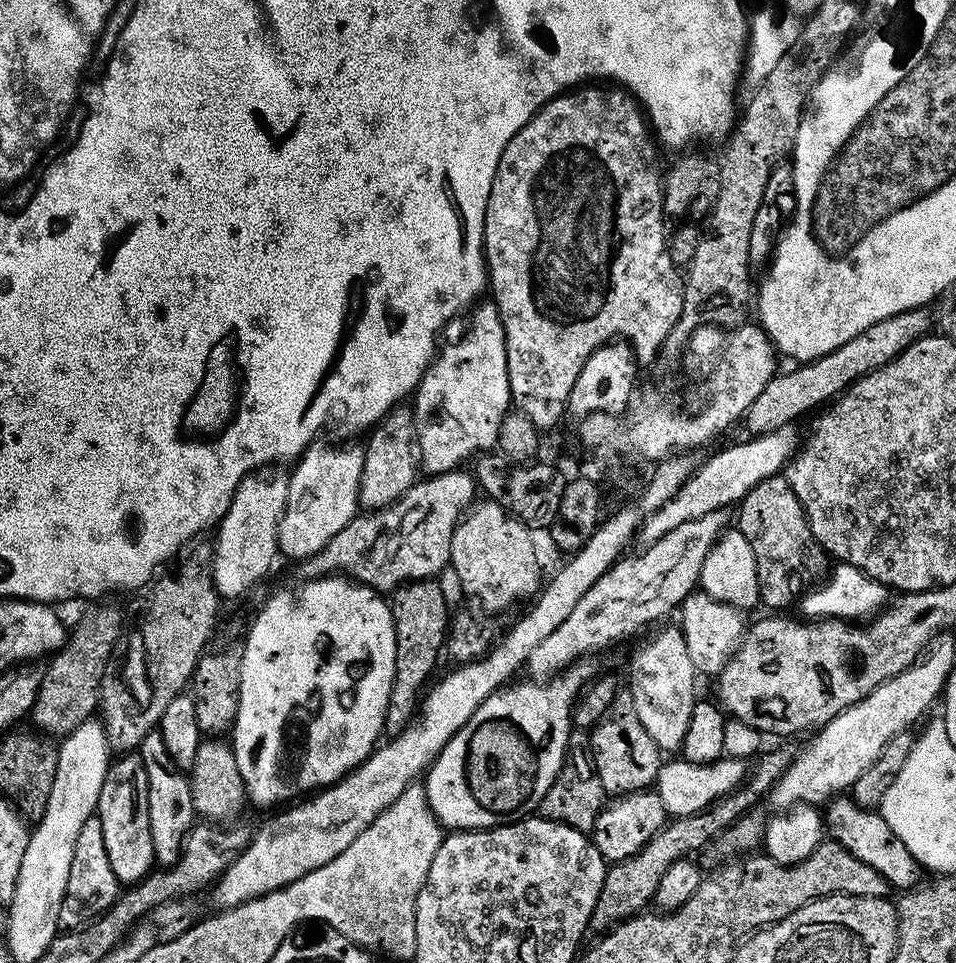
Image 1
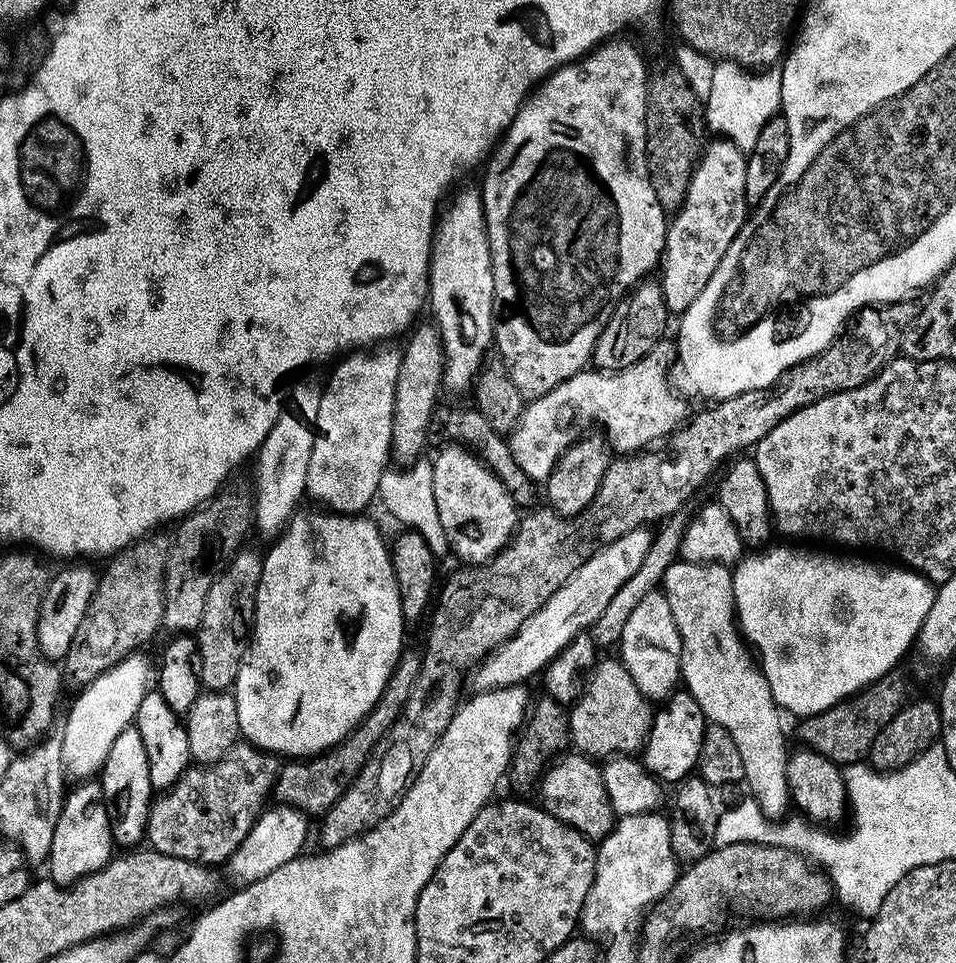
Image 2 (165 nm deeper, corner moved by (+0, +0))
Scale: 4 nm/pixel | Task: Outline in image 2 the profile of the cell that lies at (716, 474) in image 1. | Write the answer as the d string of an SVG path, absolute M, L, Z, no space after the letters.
M647 527L630 530L602 550L598 550L550 598L537 612L530 614L526 622L506 643L499 644L485 660L481 660L471 677L475 691L491 692L494 688L511 688L528 682L532 675L543 673L551 660L585 630L591 629L593 622L610 606L610 598L622 590L622 582L642 566L646 550L650 550L653 533Z

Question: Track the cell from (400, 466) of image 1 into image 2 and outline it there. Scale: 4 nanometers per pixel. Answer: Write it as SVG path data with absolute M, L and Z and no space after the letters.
M417 323L411 329L407 337L408 345L403 345L400 354L400 365L398 366L398 382L394 386L394 412L392 414L392 451L391 459L397 465L407 466L421 455L420 452L428 444L428 422L432 417L432 411L436 409L438 401L441 399L442 385L444 382L444 347L440 330L435 323Z

